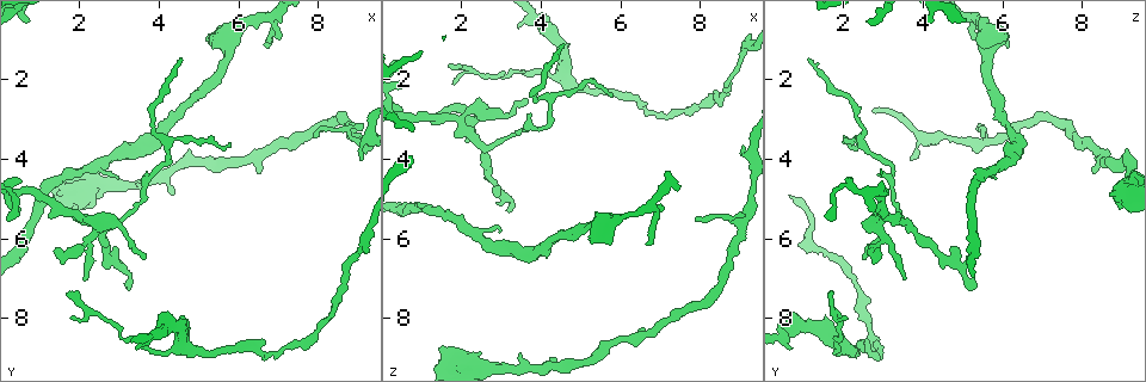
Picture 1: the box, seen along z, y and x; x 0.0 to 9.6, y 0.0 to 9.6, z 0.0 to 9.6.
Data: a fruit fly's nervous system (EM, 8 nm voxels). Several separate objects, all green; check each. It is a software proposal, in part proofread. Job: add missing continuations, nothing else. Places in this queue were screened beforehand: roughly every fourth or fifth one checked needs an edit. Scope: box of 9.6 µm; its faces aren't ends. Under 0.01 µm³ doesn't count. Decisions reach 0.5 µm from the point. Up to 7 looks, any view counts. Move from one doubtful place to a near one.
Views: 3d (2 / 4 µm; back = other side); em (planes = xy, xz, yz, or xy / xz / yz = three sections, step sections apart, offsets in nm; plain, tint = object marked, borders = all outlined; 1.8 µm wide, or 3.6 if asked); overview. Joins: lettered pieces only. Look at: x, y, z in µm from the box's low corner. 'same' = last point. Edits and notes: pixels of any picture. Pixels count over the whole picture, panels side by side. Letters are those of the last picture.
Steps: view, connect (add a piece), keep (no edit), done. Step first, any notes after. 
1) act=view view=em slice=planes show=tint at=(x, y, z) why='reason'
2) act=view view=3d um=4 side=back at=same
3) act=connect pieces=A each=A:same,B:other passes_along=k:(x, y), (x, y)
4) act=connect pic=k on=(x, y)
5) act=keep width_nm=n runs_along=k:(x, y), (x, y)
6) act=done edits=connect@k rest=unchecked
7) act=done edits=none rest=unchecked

act=view view=3d um=4 at=(5.80, 3.55, 2.35) why='tapers out'

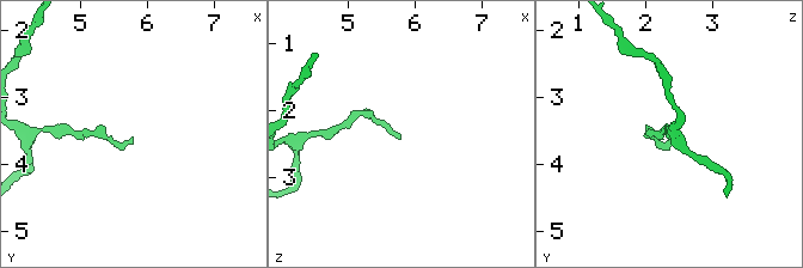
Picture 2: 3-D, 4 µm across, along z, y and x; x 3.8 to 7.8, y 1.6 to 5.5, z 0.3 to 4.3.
act=view view=em um=3.6 slice=planes show=borders at=(5.80, 3.60, 2.35)

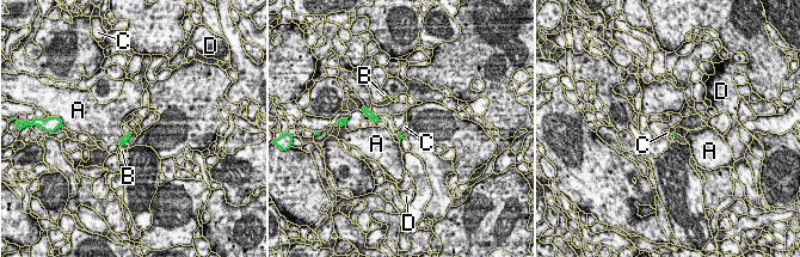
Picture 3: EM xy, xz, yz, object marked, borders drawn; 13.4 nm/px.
act=keep each=A:other,B:other,C:other,D:other border=3:(131, 132), (131, 135), (125, 141) found='none of them fits'

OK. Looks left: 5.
act=view view=em slice=planes show=borders at=(1.30, 6.30, 2.85) why='an open end'

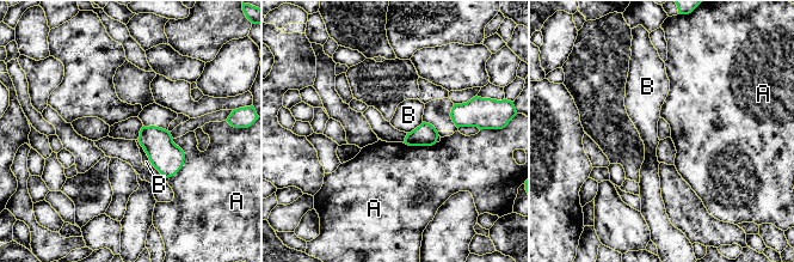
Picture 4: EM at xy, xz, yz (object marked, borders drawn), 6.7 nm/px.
act=keep width_nm=120 each=A:other,B:other border=4:(137, 140), (153, 165) found='none of them fits'

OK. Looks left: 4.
act=view view=3d um=4 at=(1.80, 4.90, 9.05) why='thick turns thin'

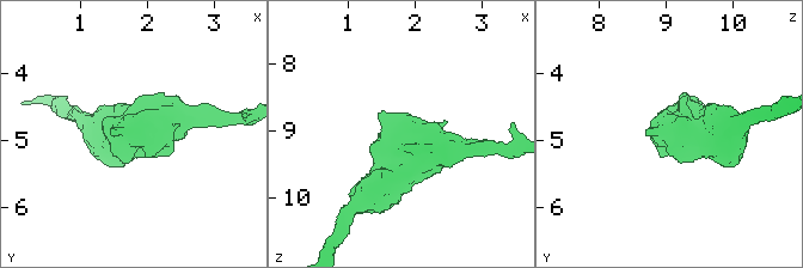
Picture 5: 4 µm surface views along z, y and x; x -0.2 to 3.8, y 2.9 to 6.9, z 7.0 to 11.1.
act=view view=em um=3.6 slice=planes show=tint at=(1.75, 4.85, 9.00) why='shape alone is not enough'

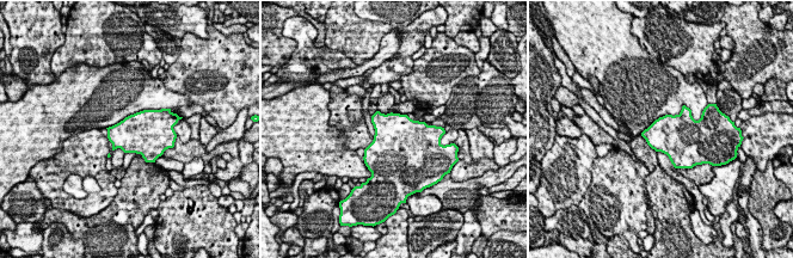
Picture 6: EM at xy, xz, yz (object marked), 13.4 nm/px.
act=view view=em um=3.6 slice=planes show=borders at=same

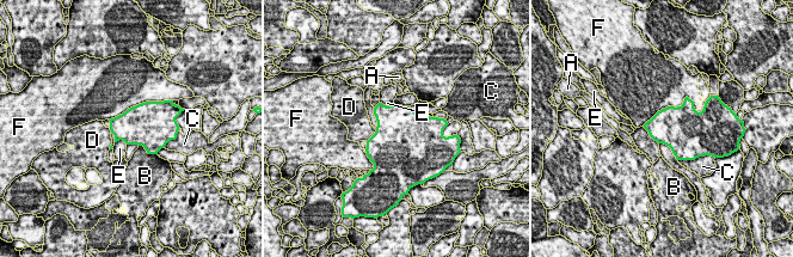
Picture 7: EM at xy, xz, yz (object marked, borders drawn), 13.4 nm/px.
act=keep width_nm=550 each=A:other,B:other,C:other,D:other,E:other,F:other border=7:(693, 101), (662, 108), (643, 126) found='no lettered piece goes on from it'

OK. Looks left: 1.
act=done edits=none rest=unchecked

